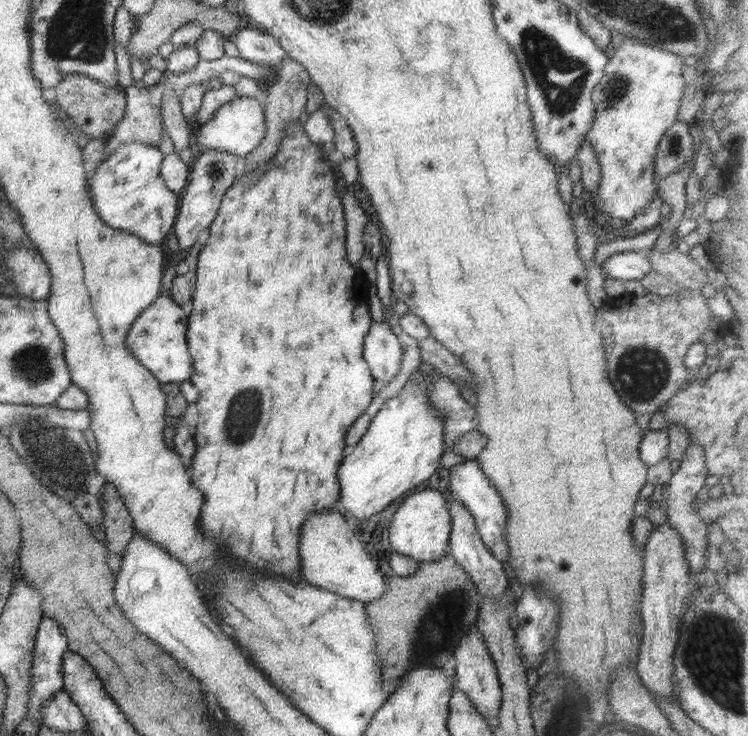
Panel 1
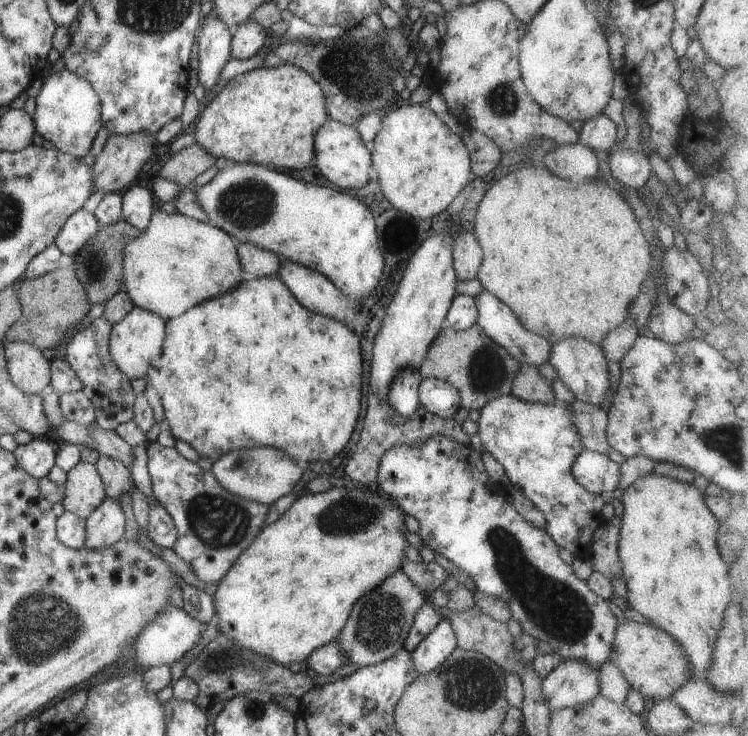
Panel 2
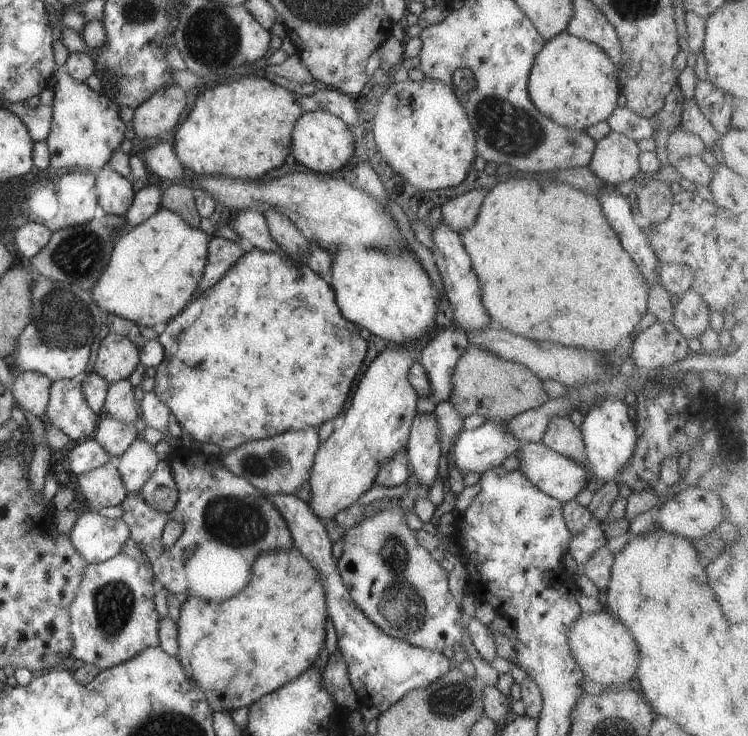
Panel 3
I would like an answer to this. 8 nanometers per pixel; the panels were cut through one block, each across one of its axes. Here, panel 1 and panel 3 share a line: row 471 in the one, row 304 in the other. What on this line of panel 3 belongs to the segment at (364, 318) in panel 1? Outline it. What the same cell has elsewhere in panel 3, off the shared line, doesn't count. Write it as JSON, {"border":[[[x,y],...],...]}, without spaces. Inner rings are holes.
{"border":[[[253,247],[252,250],[245,252],[242,258],[238,258],[238,262],[224,274],[222,280],[211,288],[212,290],[199,292],[180,314],[167,322],[166,329],[157,337],[158,342],[163,346],[164,358],[156,368],[153,391],[173,412],[184,434],[191,436],[198,446],[210,442],[219,446],[222,452],[226,452],[252,440],[267,439],[288,430],[306,430],[304,426],[319,430],[324,422],[332,419],[339,420],[348,392],[356,376],[362,372],[362,364],[368,354],[366,351],[368,343],[360,336],[360,328],[342,316],[335,292],[320,277],[319,271],[314,272],[307,262],[293,262],[286,253],[276,254]]]}

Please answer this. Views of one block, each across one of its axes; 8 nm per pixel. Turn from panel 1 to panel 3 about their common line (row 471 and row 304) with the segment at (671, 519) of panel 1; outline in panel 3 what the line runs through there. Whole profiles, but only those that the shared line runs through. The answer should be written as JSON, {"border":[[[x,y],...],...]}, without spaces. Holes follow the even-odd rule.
{"border":[[[690,288],[678,297],[678,303],[673,306],[672,324],[687,338],[698,338],[708,330],[710,326],[710,309],[704,299],[694,288]]]}

